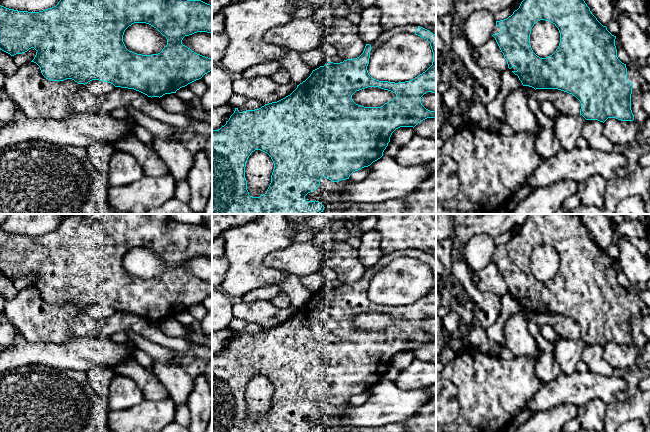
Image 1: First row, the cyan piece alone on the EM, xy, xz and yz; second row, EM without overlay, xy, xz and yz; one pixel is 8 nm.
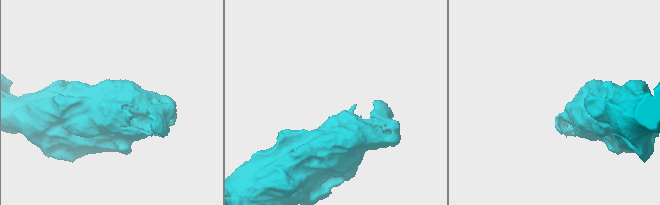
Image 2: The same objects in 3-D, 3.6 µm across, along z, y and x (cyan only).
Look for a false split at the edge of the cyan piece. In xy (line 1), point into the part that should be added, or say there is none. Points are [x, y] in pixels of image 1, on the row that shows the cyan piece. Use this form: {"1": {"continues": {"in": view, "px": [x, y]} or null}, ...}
{"1": {"continues": {"in": "xy", "px": [141, 38]}}}

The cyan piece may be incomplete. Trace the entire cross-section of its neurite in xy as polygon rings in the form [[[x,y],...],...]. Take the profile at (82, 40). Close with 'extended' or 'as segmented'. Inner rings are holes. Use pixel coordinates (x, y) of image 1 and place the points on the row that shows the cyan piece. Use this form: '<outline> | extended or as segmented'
[[[60,0],[56,6],[39,12],[18,11],[0,5],[0,50],[14,56],[31,48],[37,51],[31,62],[36,63],[42,75],[50,81],[72,79],[85,85],[92,80],[99,80],[115,87],[134,89],[151,98],[160,98],[165,94],[176,93],[212,71],[212,5],[201,0]]] | extended

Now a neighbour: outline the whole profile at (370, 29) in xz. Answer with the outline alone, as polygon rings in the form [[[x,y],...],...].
[[[374,5],[361,10],[358,34],[366,44],[375,42],[384,32],[380,16],[380,9]]]

